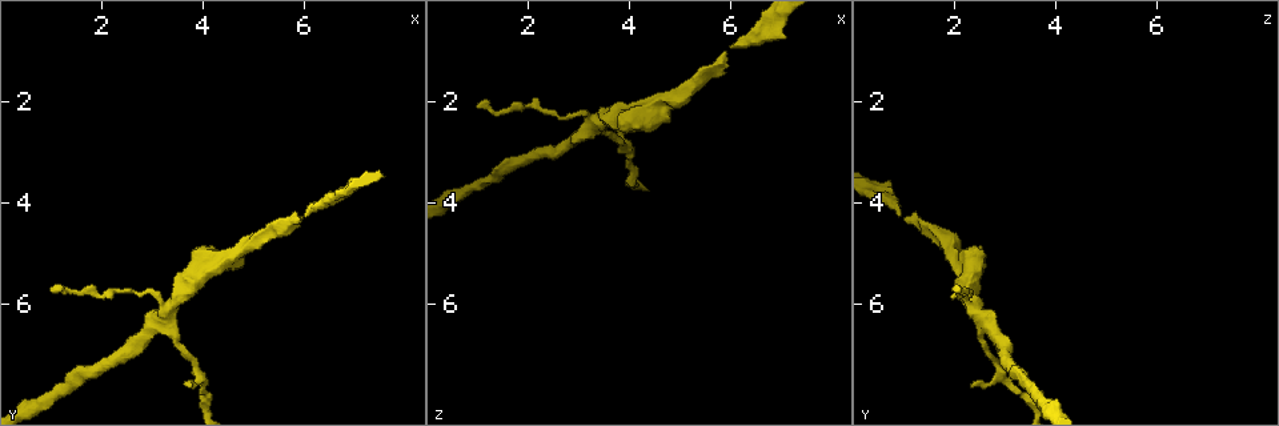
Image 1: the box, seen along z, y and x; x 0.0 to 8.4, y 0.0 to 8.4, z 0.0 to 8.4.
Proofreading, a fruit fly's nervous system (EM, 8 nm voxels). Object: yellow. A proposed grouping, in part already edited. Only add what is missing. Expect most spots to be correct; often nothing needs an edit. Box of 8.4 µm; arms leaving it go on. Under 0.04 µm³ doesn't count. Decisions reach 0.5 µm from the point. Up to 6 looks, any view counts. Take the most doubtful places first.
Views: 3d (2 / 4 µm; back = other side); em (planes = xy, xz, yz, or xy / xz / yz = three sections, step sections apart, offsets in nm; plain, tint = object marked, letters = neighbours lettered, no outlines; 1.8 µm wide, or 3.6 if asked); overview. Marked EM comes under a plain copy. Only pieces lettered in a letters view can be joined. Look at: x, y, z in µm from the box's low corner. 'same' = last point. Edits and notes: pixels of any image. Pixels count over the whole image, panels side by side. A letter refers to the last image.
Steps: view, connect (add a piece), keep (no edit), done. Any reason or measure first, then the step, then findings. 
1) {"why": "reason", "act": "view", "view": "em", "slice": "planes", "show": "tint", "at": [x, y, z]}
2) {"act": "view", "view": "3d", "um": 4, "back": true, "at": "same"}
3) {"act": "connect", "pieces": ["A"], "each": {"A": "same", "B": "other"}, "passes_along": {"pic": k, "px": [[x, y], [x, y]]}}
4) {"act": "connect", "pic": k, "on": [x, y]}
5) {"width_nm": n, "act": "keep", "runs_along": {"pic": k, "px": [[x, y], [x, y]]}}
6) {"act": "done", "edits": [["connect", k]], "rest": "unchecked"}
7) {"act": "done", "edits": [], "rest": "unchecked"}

{"why": "free end", "act": "view", "view": "em", "slice": "planes", "show": "letters", "at": [5.85, 4.25, 1.05]}

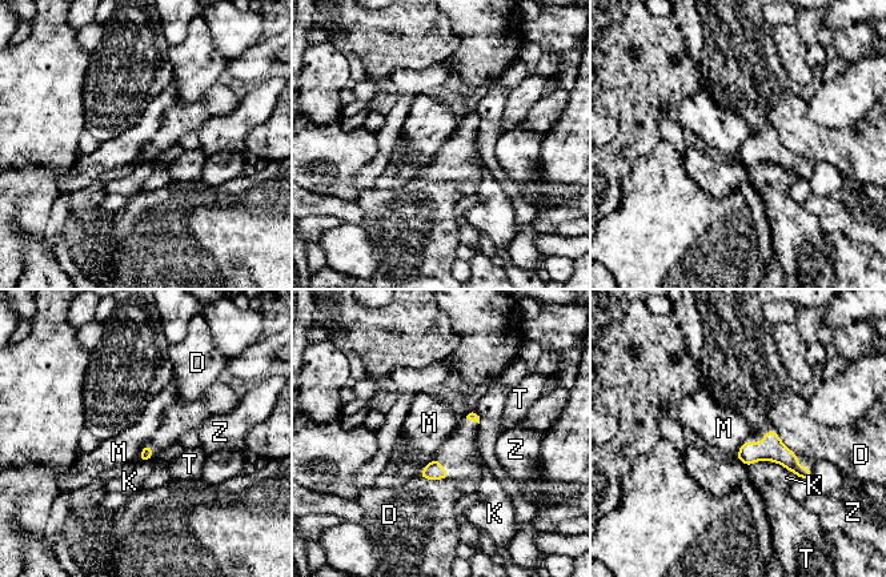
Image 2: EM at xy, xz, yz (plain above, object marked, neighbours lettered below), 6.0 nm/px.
{"longest_contact_nm": ["K", 220], "act": "keep", "each": {"D": "other", "K": "other", "M": "other", "T": "other", "Z": "other"}, "found": "no lettered piece goes on from it"}

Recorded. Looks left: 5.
{"why": "branch stops here", "act": "view", "view": "3d", "um": 2, "back": true, "at": [1.15, 5.80, 2.00]}

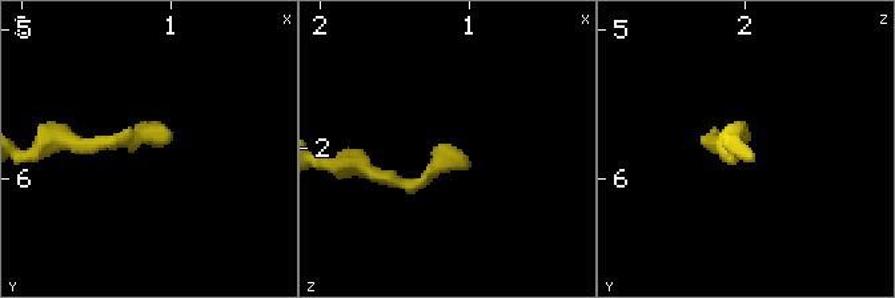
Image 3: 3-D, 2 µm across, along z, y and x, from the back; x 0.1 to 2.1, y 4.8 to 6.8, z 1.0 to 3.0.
{"why": "need the tissue", "act": "view", "view": "em", "slice": "xy", "step": 8, "show": "tint", "at": [1.08, 5.78, 2.06]}

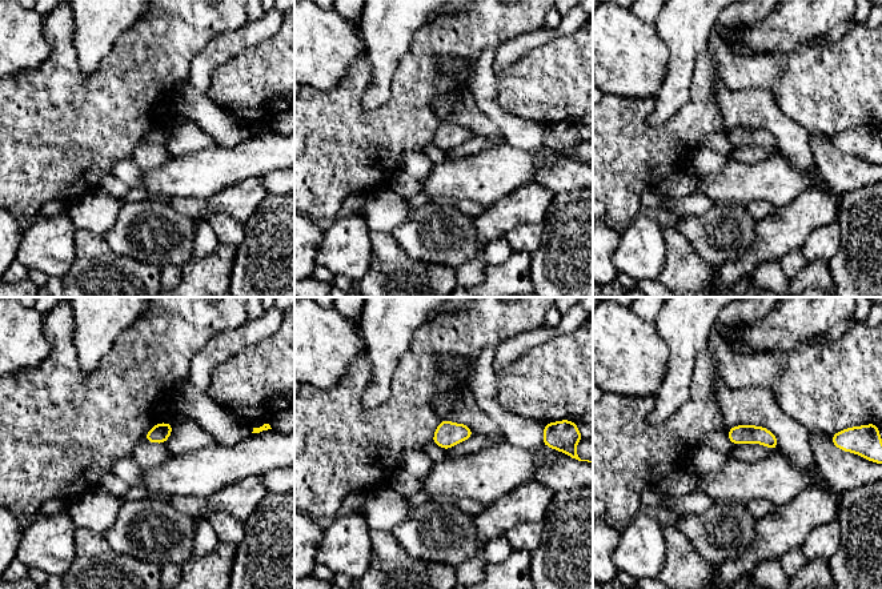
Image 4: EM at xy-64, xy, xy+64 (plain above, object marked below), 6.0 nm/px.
{"act": "view", "view": "em", "slice": "planes", "show": "letters", "at": "same"}

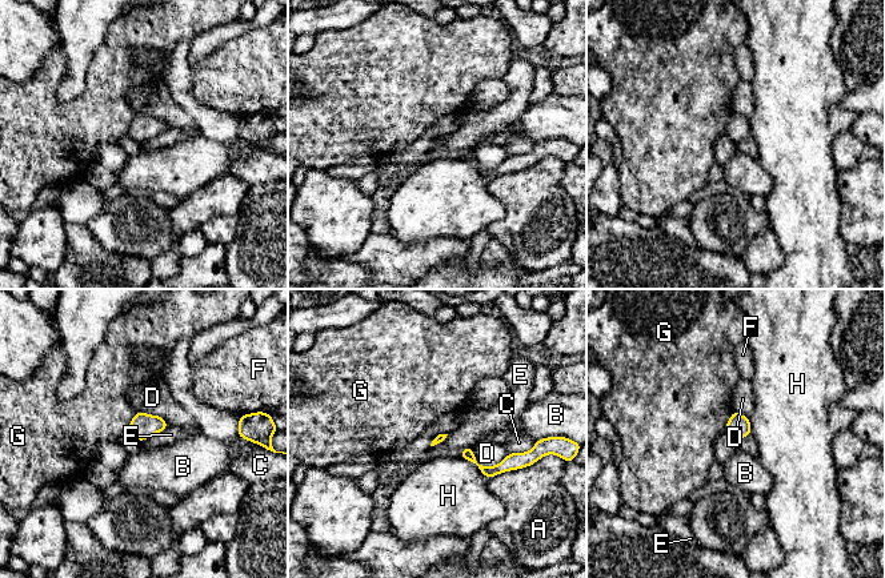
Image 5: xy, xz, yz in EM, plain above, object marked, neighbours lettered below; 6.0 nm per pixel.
{"act": "keep", "each": {"A": "other", "B": "other", "C": "other", "D": "other", "E": "other", "F": "other", "G": "other", "H": "other"}, "border": {"pic": 5, "px": [[168, 425], [140, 441]]}, "found": "none of them fits"}

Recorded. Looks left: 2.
{"why": "small branch off a trunk", "act": "view", "view": "em", "slice": "planes", "show": "letters", "at": [3.15, 6.30, 2.60]}

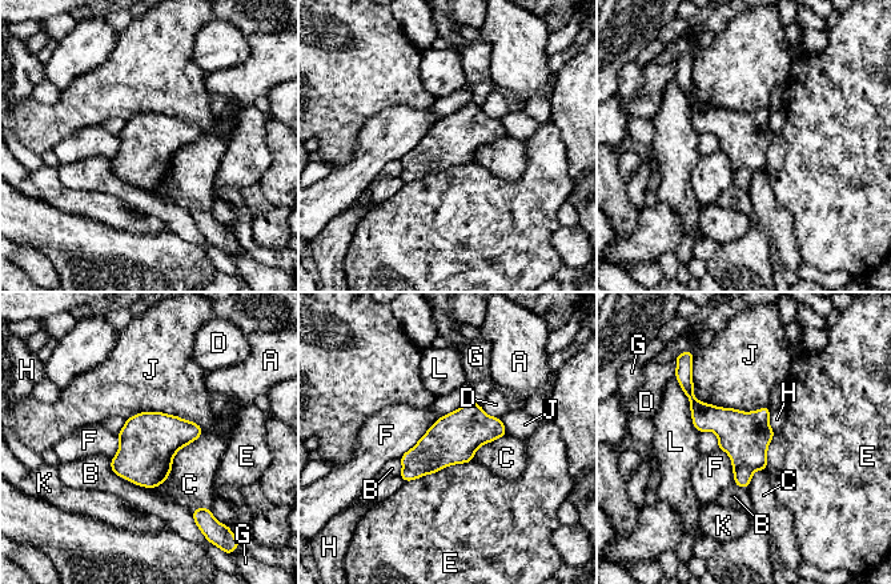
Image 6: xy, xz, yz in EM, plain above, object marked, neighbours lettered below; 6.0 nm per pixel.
{"act": "keep", "each": {"A": "other", "B": "other", "C": "other", "D": "other", "E": "other", "F": "other", "G": "other", "H": "other", "J": "other", "K": "other", "L": "other"}, "border": {"pic": 6, "px": [[440, 418], [400, 459]]}, "found": "no lettered piece goes on from it"}

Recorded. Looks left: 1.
{"act": "done", "edits": [], "rest": "unchecked"}

